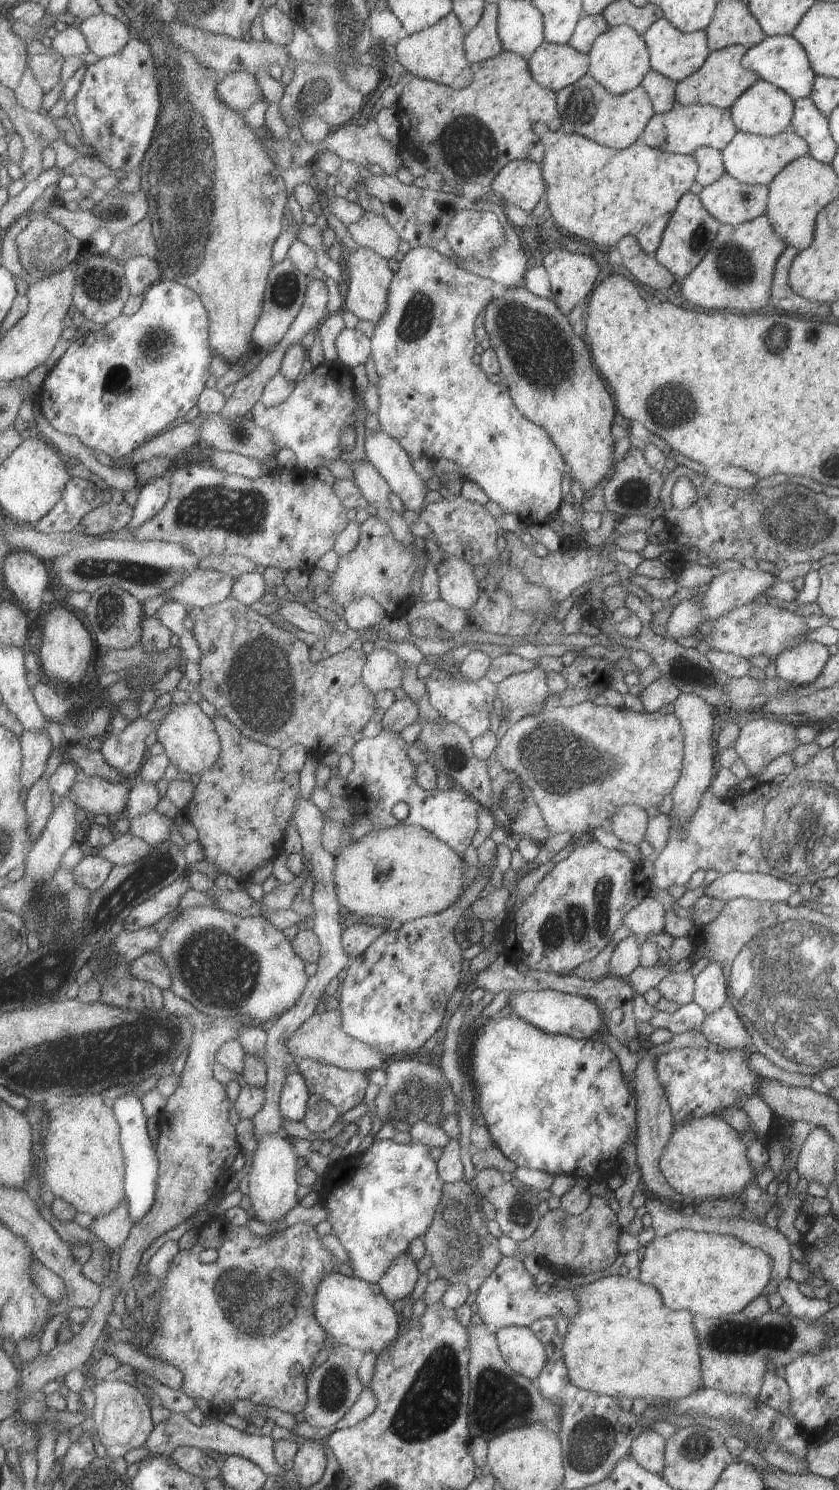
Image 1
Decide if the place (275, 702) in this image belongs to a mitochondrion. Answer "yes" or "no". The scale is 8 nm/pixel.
yes

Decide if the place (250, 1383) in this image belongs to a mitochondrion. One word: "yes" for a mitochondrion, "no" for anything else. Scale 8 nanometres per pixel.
no

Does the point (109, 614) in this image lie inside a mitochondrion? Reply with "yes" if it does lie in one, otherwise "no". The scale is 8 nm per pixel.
yes

